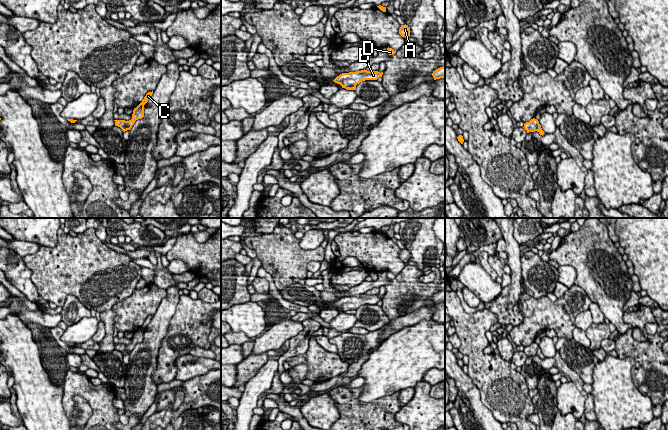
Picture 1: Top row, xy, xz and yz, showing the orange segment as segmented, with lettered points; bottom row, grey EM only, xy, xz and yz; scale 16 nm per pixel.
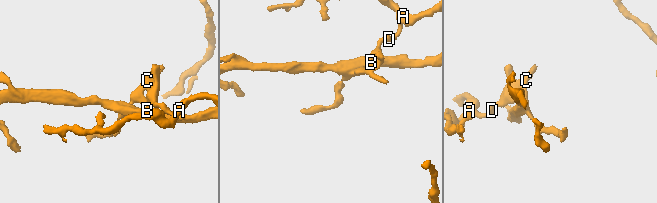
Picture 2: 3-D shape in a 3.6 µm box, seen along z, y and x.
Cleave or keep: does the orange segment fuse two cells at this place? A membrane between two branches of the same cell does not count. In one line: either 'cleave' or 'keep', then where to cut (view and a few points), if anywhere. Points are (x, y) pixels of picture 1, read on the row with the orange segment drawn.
cleave; cut xy (127, 121), (121, 128)

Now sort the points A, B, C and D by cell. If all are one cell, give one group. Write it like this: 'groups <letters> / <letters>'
groups A C D / B

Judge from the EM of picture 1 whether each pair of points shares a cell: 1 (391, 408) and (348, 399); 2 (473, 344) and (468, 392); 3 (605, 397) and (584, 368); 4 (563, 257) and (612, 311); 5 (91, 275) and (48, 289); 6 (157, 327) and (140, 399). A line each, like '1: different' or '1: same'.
1: same
2: different
3: different
4: same
5: same
6: same

